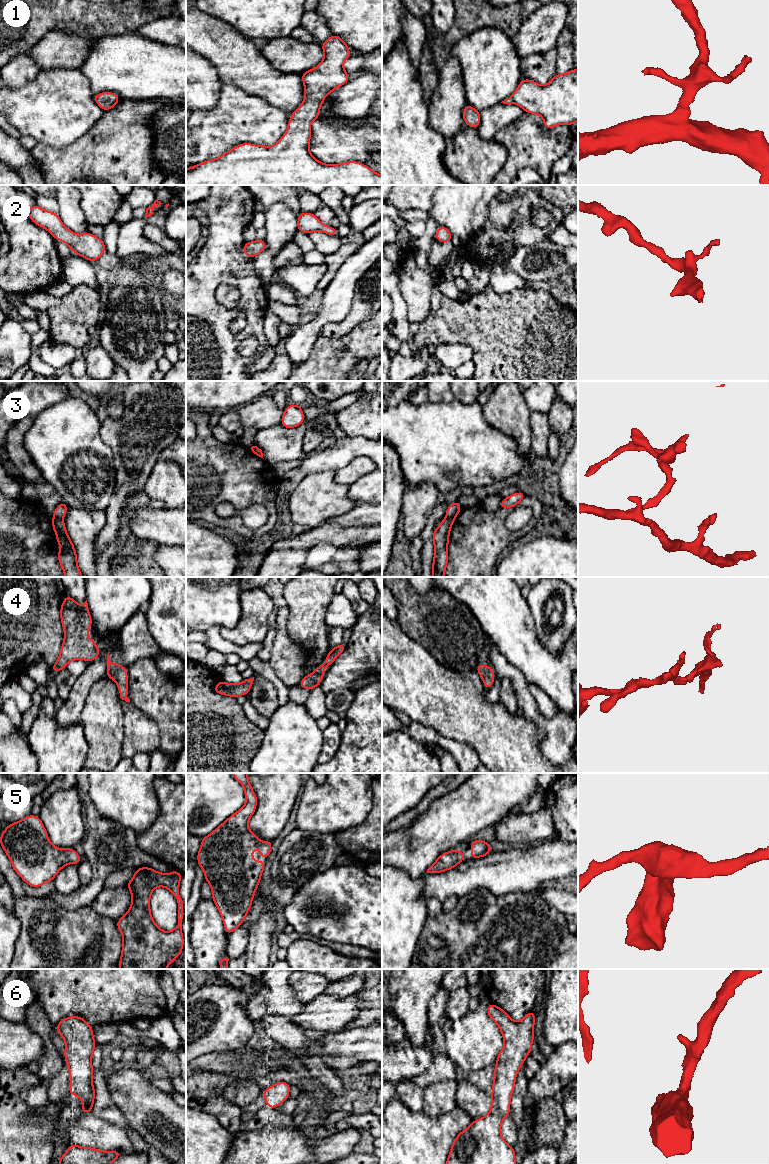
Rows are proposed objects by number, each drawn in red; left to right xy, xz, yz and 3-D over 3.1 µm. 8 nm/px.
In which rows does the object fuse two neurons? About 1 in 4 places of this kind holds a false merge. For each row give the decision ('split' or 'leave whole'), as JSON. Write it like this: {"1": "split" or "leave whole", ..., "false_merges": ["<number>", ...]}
{"1": "leave whole", "2": "leave whole", "3": "split", "4": "leave whole", "5": "leave whole", "6": "leave whole", "false_merges": ["3"]}

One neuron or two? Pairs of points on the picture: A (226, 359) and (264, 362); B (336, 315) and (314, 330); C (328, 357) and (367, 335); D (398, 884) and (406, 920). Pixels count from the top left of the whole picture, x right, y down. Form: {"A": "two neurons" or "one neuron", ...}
{"A": "two neurons", "B": "one neuron", "C": "one neuron", "D": "one neuron"}

